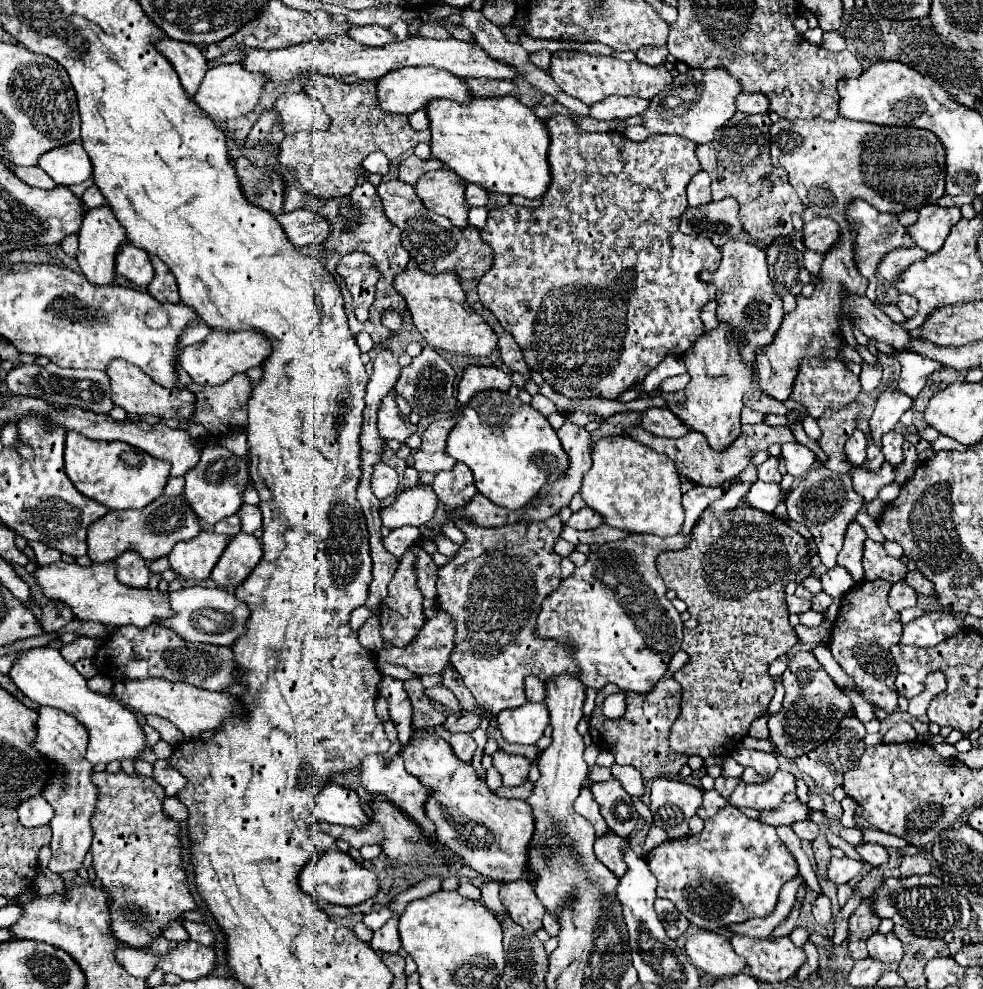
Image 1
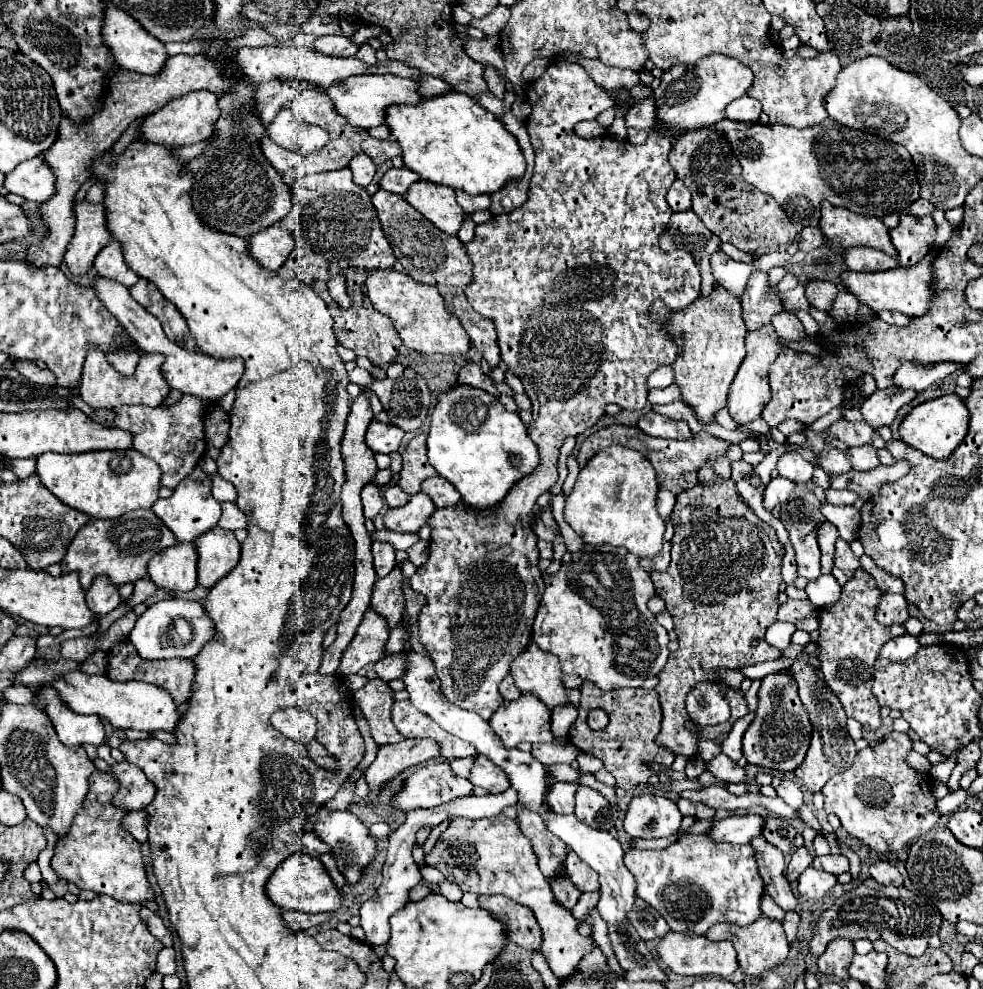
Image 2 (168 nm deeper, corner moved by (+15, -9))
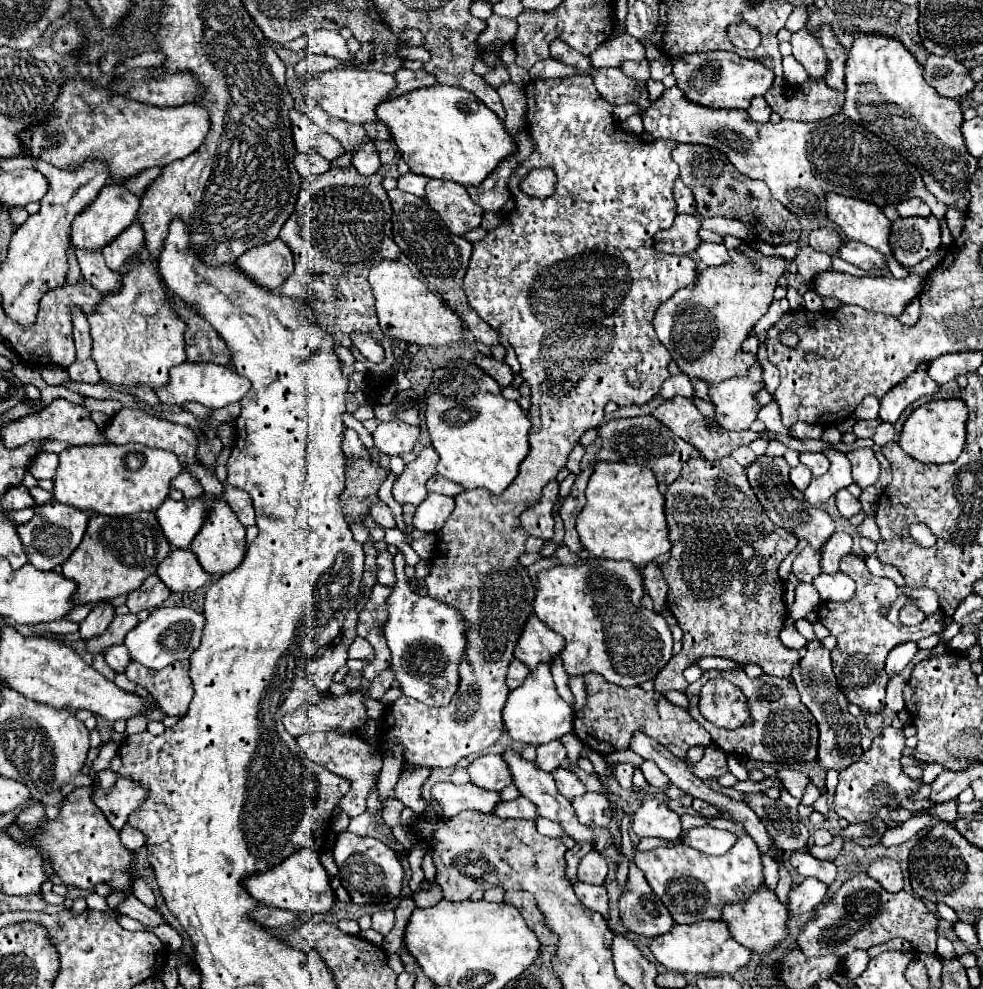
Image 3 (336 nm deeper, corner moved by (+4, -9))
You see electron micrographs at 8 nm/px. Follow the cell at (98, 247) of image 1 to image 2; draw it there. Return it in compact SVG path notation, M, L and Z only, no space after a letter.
M77 203L75 205L75 231L67 245L63 261L73 275L85 275L93 267L97 253L111 241L105 229L105 209L101 203Z

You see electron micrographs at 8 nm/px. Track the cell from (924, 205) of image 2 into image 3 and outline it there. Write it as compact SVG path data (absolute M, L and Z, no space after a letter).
M908 199L908 201L902 201L896 207L896 213L900 217L910 217L910 215L930 215L930 207L920 201L920 199Z

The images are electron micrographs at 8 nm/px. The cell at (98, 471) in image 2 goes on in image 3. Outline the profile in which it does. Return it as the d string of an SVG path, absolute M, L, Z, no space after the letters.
M140 443L68 447L60 453L60 467L54 477L54 495L60 503L110 517L156 511L170 491L170 479L180 471L182 465L172 453Z

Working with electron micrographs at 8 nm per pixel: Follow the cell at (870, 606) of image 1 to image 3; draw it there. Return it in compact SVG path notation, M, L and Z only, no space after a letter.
M856 553L844 555L844 561L840 561L840 571L844 571L856 583L856 593L850 601L844 603L822 603L818 609L818 617L820 623L838 639L838 645L832 651L832 669L840 685L840 691L844 691L848 703L858 705L866 713L878 713L884 707L884 691L888 683L888 677L884 673L886 655L900 643L918 641L934 633L940 633L944 629L944 613L938 611L932 617L926 617L924 625L916 627L892 625L888 619L880 617L880 605L892 603L898 597L898 587L884 577L874 577L868 571L862 555Z

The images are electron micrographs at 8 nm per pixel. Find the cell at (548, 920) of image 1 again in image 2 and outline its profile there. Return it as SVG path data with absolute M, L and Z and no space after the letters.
M557 877L551 881L551 889L555 895L555 901L559 905L563 905L565 909L573 909L573 905L577 903L581 891L577 891L577 887L573 887L573 883L569 881L569 877Z

